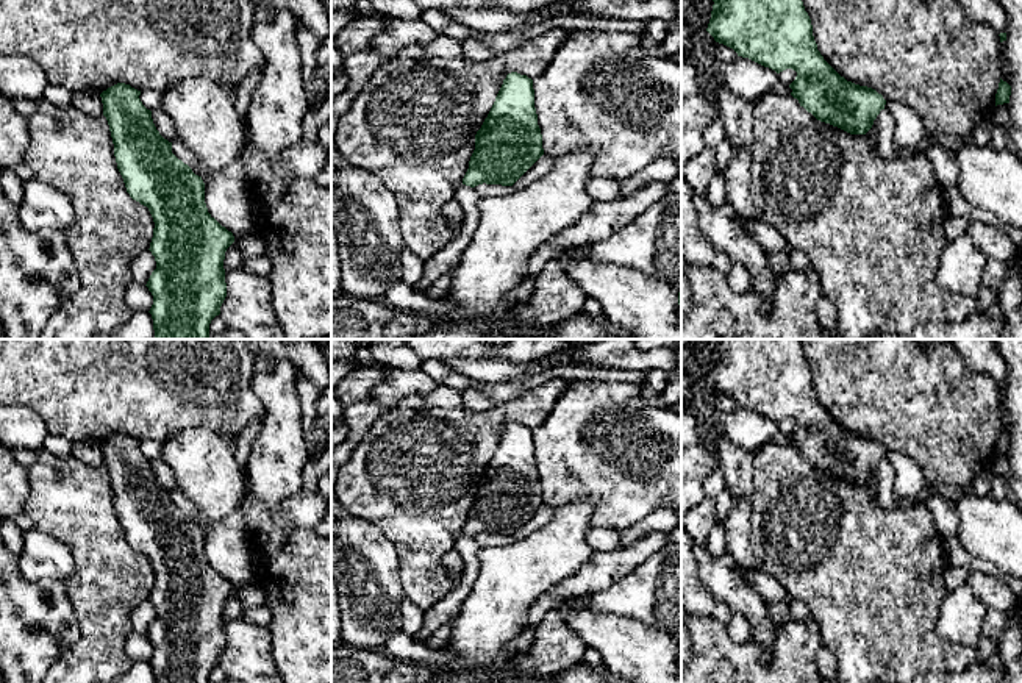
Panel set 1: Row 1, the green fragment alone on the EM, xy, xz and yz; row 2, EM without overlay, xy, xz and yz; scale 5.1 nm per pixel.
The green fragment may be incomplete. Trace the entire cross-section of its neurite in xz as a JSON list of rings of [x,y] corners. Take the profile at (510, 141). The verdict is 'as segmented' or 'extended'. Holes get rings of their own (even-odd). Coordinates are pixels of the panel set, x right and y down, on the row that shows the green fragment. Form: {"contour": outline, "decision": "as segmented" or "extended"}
{"contour": [[[511,72],[475,134],[475,150],[463,184],[513,186],[542,155],[533,80]]], "decision": "as segmented"}

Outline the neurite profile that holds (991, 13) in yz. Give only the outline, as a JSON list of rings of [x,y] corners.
[[[958,0],[958,3],[974,22],[983,22],[999,34],[1006,31],[1008,17],[999,0]]]

